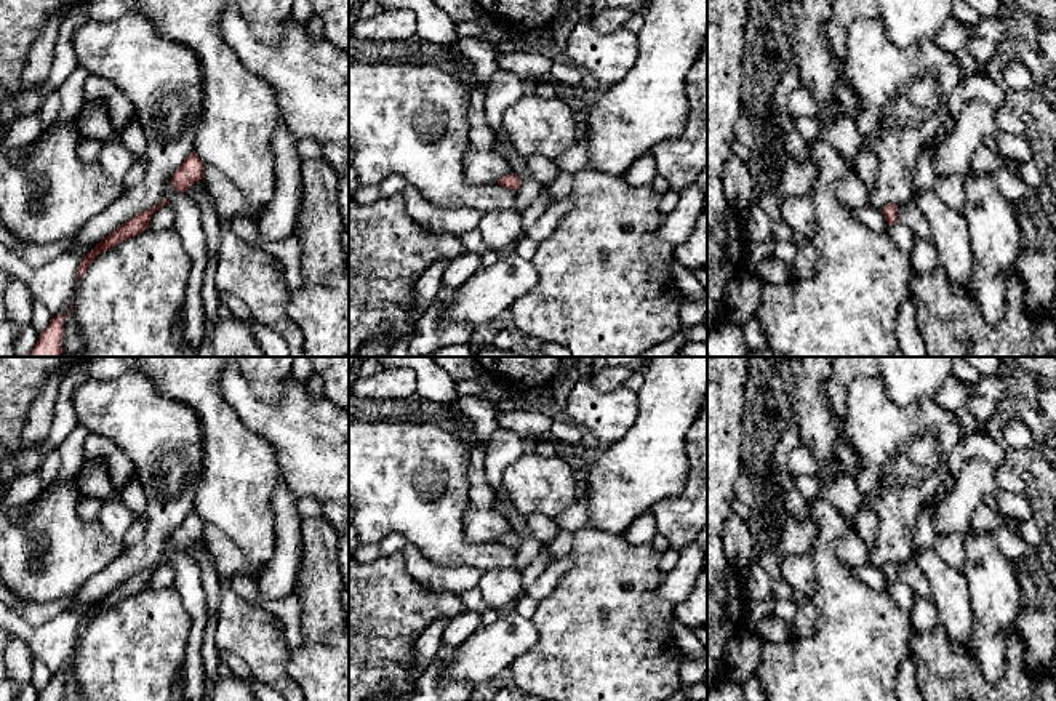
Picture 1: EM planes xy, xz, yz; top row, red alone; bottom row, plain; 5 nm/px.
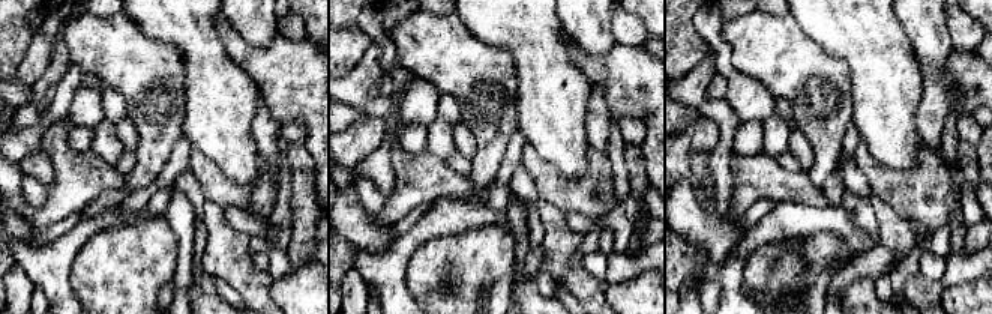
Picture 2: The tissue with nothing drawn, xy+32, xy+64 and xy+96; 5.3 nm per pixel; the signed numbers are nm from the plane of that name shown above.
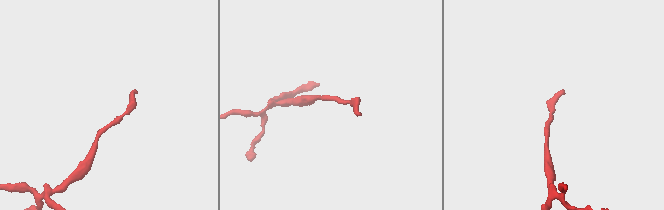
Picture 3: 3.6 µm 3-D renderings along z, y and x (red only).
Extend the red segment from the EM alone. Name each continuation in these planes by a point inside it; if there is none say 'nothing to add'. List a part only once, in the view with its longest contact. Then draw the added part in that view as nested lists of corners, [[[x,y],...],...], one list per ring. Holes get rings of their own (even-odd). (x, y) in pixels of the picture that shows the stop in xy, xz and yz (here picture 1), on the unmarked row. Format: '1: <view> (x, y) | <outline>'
nothing to add

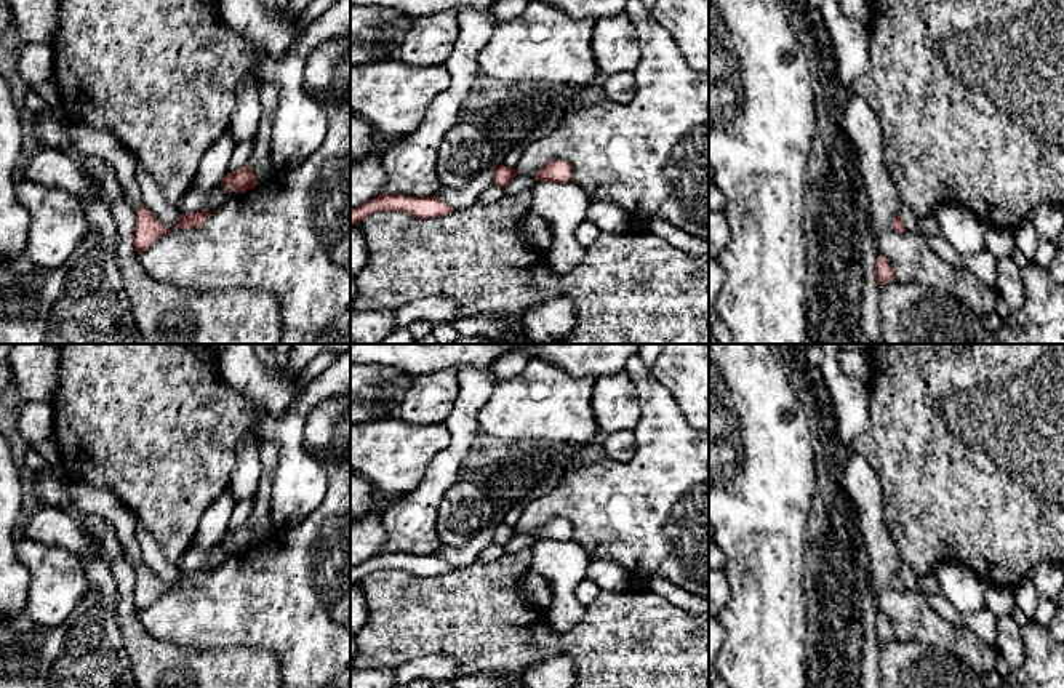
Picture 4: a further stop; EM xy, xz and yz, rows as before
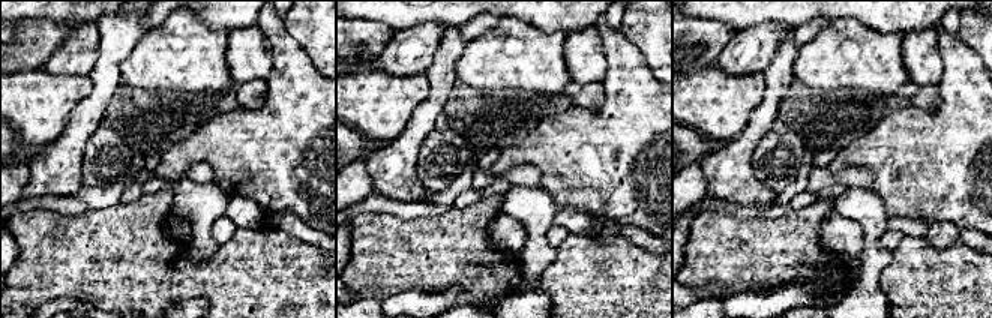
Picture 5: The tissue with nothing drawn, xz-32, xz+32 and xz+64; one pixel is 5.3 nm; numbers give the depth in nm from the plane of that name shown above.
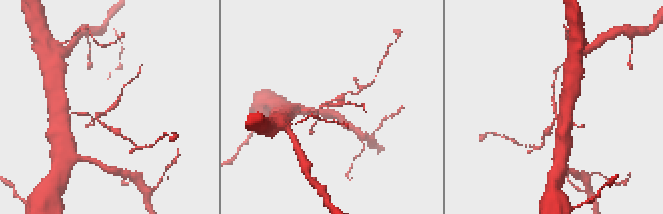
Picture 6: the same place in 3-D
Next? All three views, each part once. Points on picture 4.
nothing to add

